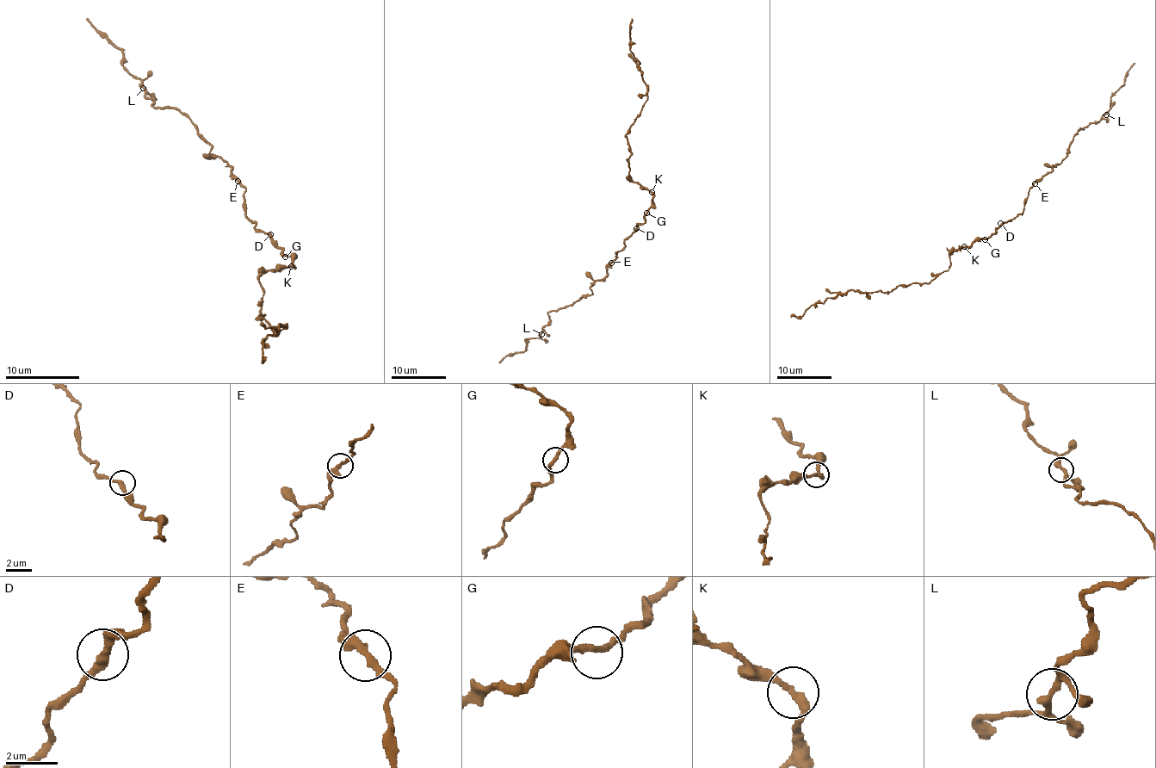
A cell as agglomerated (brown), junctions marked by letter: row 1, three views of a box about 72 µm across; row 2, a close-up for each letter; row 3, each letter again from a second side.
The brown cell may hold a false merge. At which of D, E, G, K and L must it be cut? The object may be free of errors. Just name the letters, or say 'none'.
none

